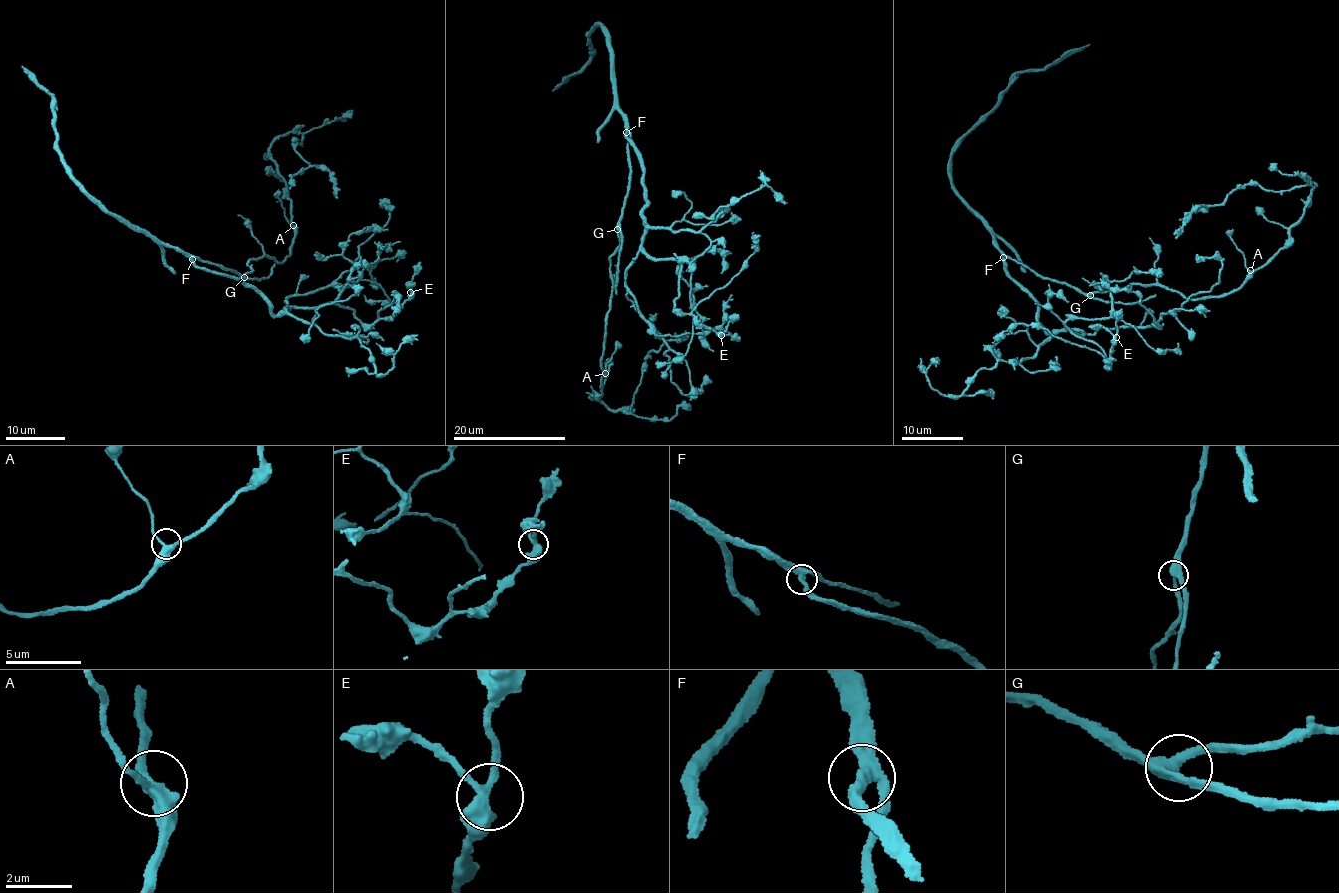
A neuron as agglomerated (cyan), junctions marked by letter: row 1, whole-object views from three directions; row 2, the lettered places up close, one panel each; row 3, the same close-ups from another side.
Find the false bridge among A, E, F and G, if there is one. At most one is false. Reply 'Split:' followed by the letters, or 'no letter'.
Split: no letter

